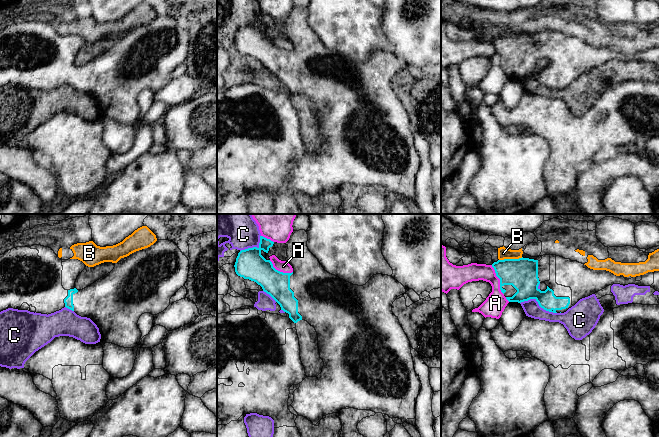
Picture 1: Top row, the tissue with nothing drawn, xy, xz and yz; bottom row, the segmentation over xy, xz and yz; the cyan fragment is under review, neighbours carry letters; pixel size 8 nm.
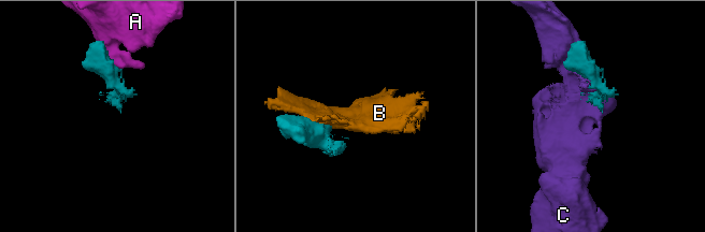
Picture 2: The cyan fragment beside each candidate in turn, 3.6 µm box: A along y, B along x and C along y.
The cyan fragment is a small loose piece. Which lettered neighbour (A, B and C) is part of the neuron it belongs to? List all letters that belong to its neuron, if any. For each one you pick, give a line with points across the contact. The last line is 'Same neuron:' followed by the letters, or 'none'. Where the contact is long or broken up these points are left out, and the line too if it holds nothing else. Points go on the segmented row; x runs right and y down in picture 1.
Same neuron: none

